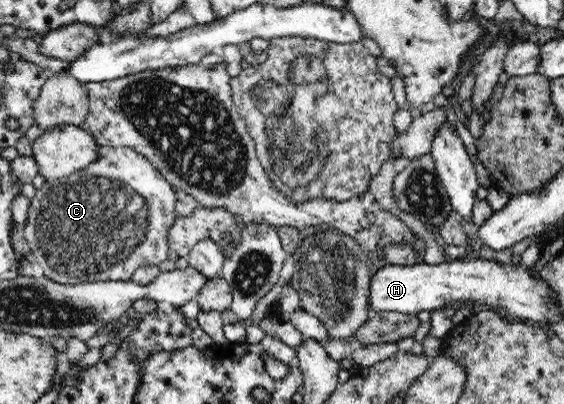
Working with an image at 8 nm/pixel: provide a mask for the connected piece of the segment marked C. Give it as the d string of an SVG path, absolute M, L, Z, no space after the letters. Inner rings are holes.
M103 146L98 147L95 161L84 167L81 171L68 175L64 178L46 180L41 189L37 190L31 198L28 207L27 218L23 228L24 237L27 240L31 253L35 256L37 263L43 269L43 273L49 279L62 284L76 284L83 282L121 282L131 281L135 271L139 267L158 266L168 258L167 232L172 221L176 218L176 196L175 190L163 177L163 174L140 153L130 147Z

